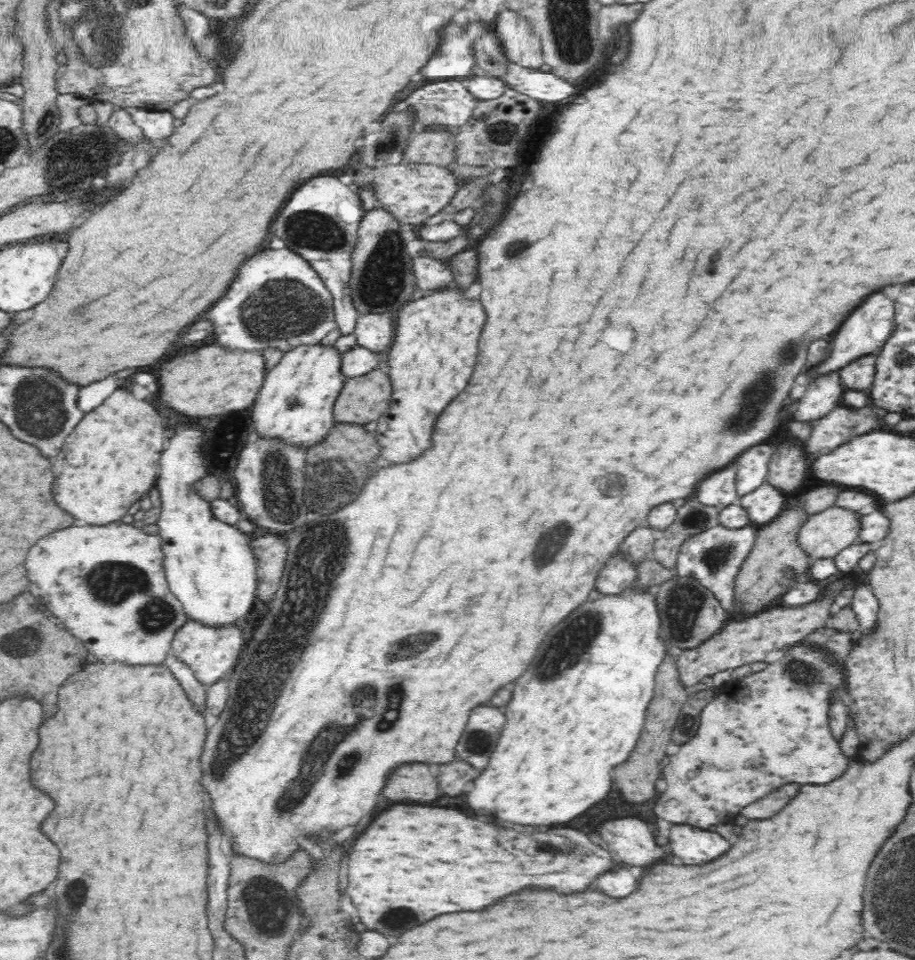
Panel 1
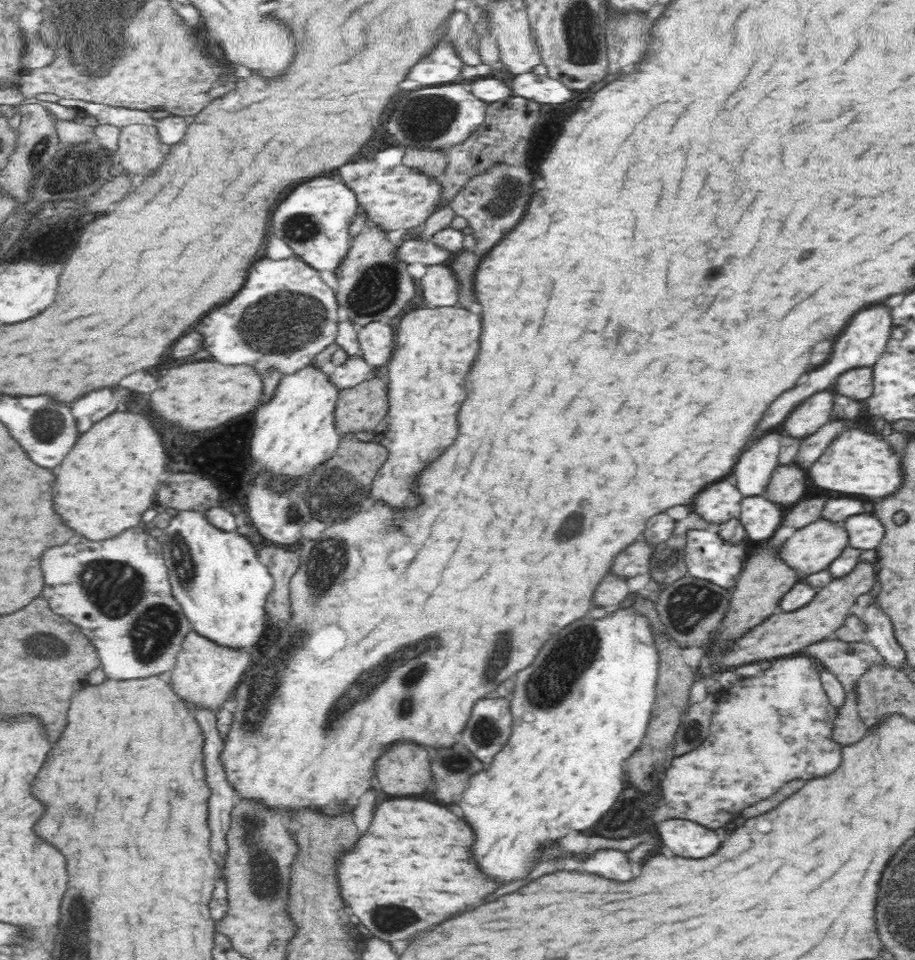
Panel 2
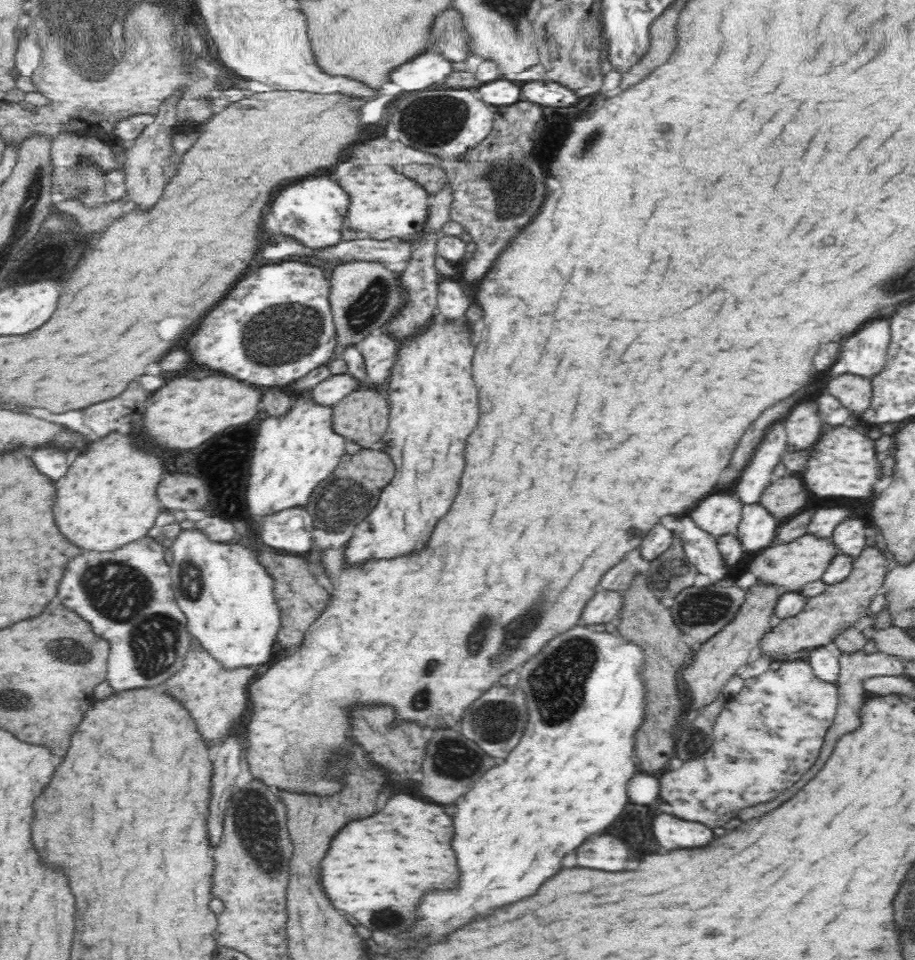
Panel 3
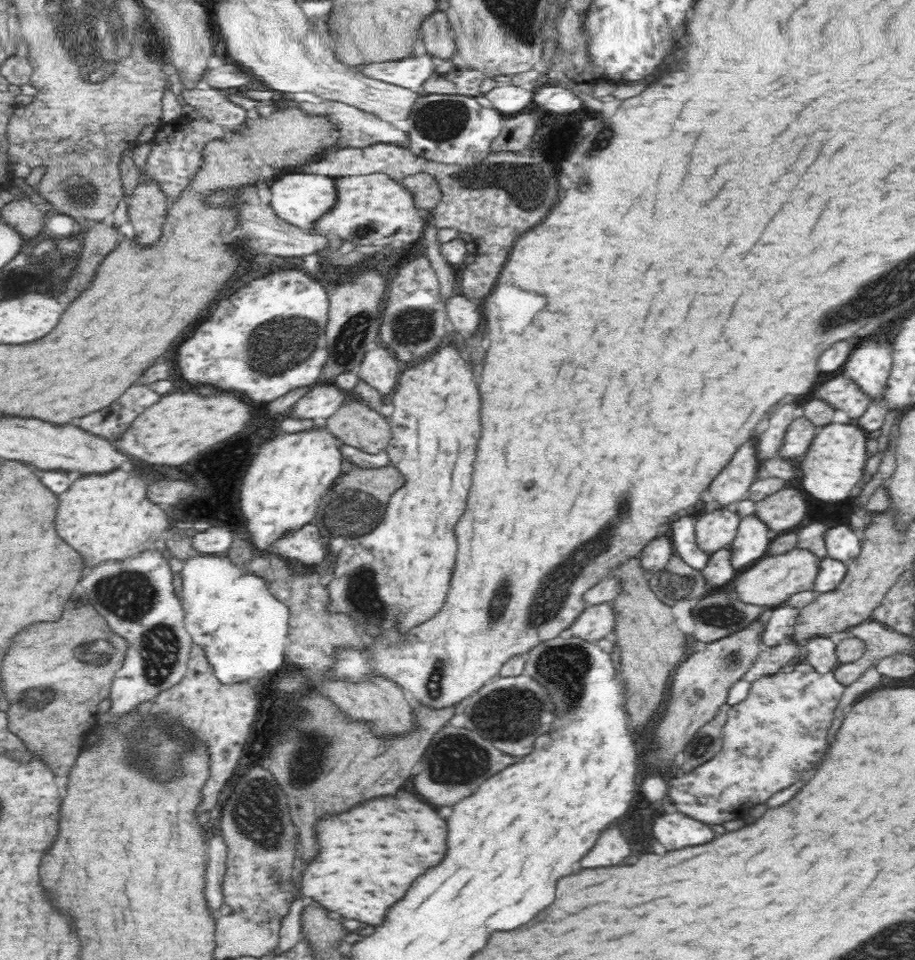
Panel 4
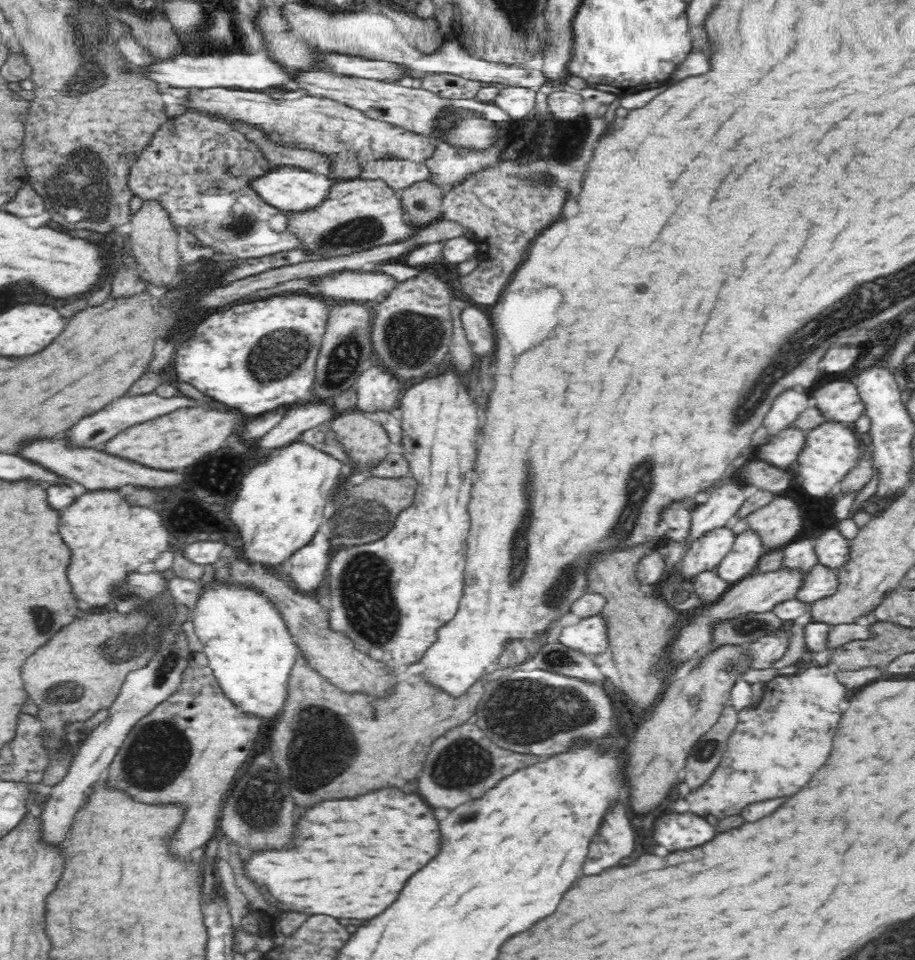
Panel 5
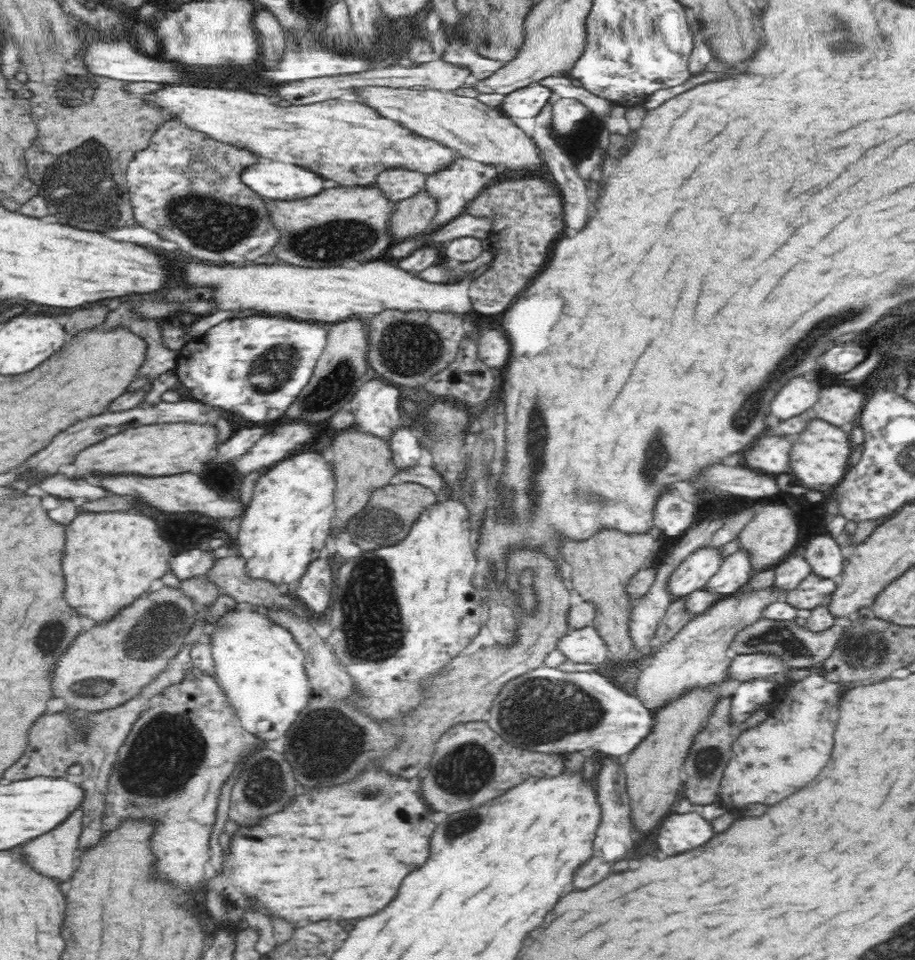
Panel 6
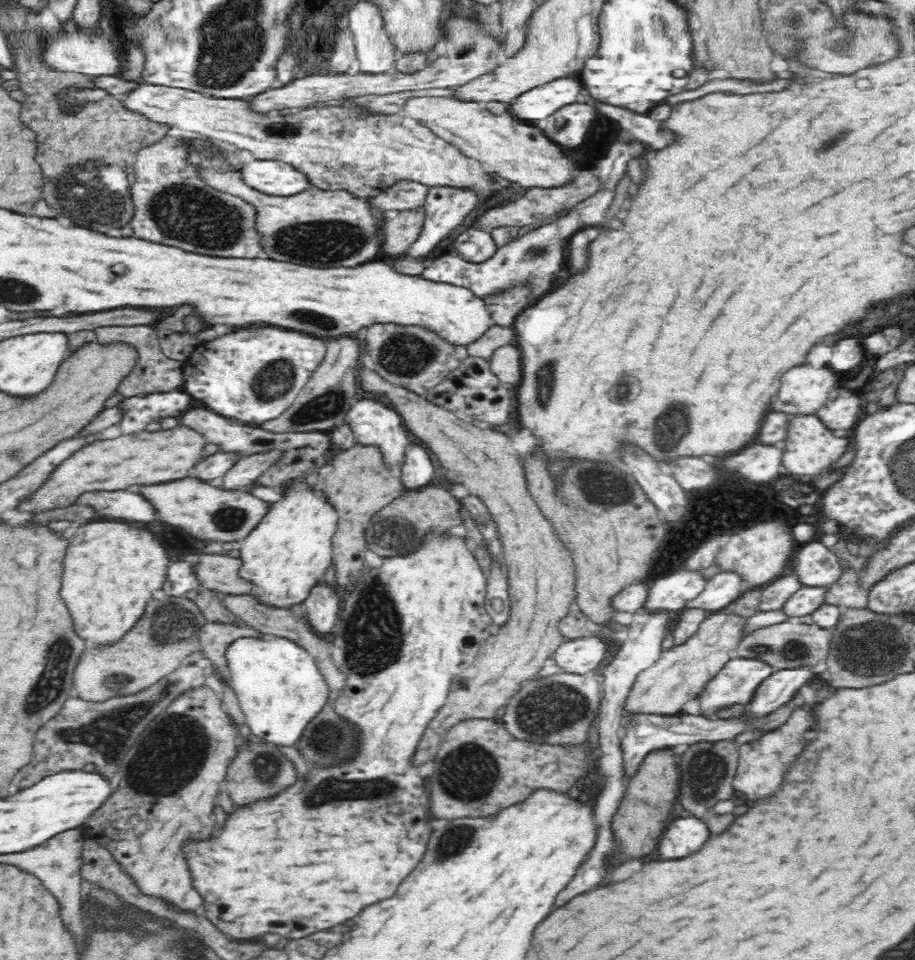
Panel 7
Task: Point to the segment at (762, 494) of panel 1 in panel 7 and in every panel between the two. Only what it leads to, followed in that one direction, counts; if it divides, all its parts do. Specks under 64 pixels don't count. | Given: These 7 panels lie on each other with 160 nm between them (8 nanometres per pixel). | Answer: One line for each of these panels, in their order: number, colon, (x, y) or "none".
2: (761, 517)
3: (757, 528)
4: (753, 537)
5: (742, 559)
6: (735, 571)
7: (724, 588)

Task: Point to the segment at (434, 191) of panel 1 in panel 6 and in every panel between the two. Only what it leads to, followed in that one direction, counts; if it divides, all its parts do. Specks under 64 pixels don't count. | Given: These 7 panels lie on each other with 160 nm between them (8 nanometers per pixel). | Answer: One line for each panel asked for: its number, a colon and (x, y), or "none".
2: (399, 198)
3: (384, 203)
4: (375, 210)
5: (358, 214)
6: (343, 222)

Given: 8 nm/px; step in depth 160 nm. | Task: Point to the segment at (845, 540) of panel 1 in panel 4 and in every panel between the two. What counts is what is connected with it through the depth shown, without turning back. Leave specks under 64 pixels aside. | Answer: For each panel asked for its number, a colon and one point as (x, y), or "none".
2: (813, 547)
3: (791, 565)
4: (771, 580)

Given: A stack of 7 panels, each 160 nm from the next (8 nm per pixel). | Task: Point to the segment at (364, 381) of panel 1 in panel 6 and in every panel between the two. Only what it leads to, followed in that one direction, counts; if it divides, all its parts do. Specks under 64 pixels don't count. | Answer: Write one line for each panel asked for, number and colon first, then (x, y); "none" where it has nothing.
2: (362, 407)
3: (362, 416)
4: (356, 424)
5: (366, 440)
6: (363, 461)

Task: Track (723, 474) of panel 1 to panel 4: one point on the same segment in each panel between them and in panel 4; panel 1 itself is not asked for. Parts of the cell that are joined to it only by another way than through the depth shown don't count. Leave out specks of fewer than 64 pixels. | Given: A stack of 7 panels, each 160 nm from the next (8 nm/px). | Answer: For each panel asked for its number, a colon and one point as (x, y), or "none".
2: (721, 500)
3: (719, 512)
4: (716, 529)

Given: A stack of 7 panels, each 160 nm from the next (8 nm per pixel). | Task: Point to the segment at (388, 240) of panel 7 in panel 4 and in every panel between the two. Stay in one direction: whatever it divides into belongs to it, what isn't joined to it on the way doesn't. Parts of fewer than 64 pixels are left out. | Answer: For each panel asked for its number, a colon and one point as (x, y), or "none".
4: (425, 187)
5: (422, 201)
6: (414, 216)

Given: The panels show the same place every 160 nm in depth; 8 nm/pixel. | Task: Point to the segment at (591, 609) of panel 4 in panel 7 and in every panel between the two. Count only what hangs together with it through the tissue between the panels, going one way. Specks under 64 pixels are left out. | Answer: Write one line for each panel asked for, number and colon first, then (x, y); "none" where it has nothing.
5: (590, 635)
6: (585, 645)
7: (577, 656)

